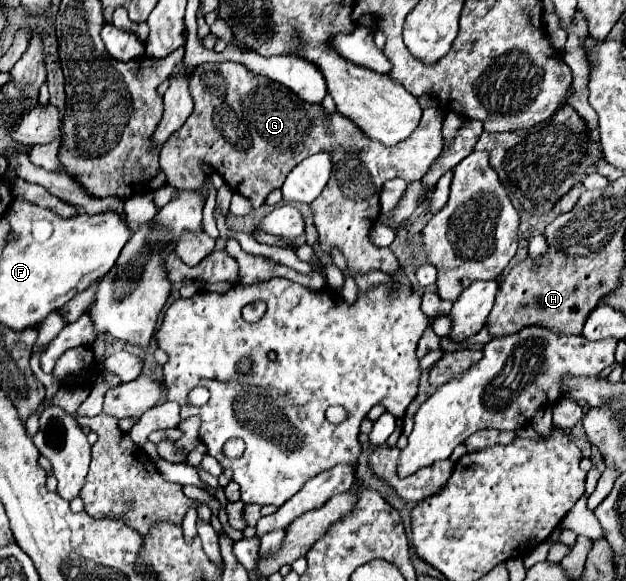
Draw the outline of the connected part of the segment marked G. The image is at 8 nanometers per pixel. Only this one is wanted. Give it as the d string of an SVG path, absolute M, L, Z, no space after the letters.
M237 62L197 66L189 80L189 92L195 102L195 110L189 116L189 120L167 140L167 144L159 152L159 166L161 166L161 172L167 176L167 184L181 190L197 188L197 166L205 162L225 180L225 184L231 190L245 196L253 204L253 208L259 208L263 200L267 198L267 194L281 186L281 182L285 180L285 176L291 172L295 164L299 164L307 156L327 152L331 154L331 164L333 164L331 178L325 184L323 192L311 202L313 224L319 234L321 250L329 256L333 254L333 250L339 250L345 256L347 272L351 278L355 278L357 274L371 272L371 270L381 270L391 276L397 276L399 262L393 256L393 252L373 246L367 234L379 216L381 186L391 178L403 178L407 182L423 178L431 162L439 156L441 146L443 146L443 138L441 138L443 112L437 106L423 110L419 128L416 128L407 140L387 148L367 138L359 130L359 126L347 116L339 112L329 114L323 108L323 104L309 104L301 100L295 92L291 92L287 86L275 80L269 80L265 76L259 76Z

